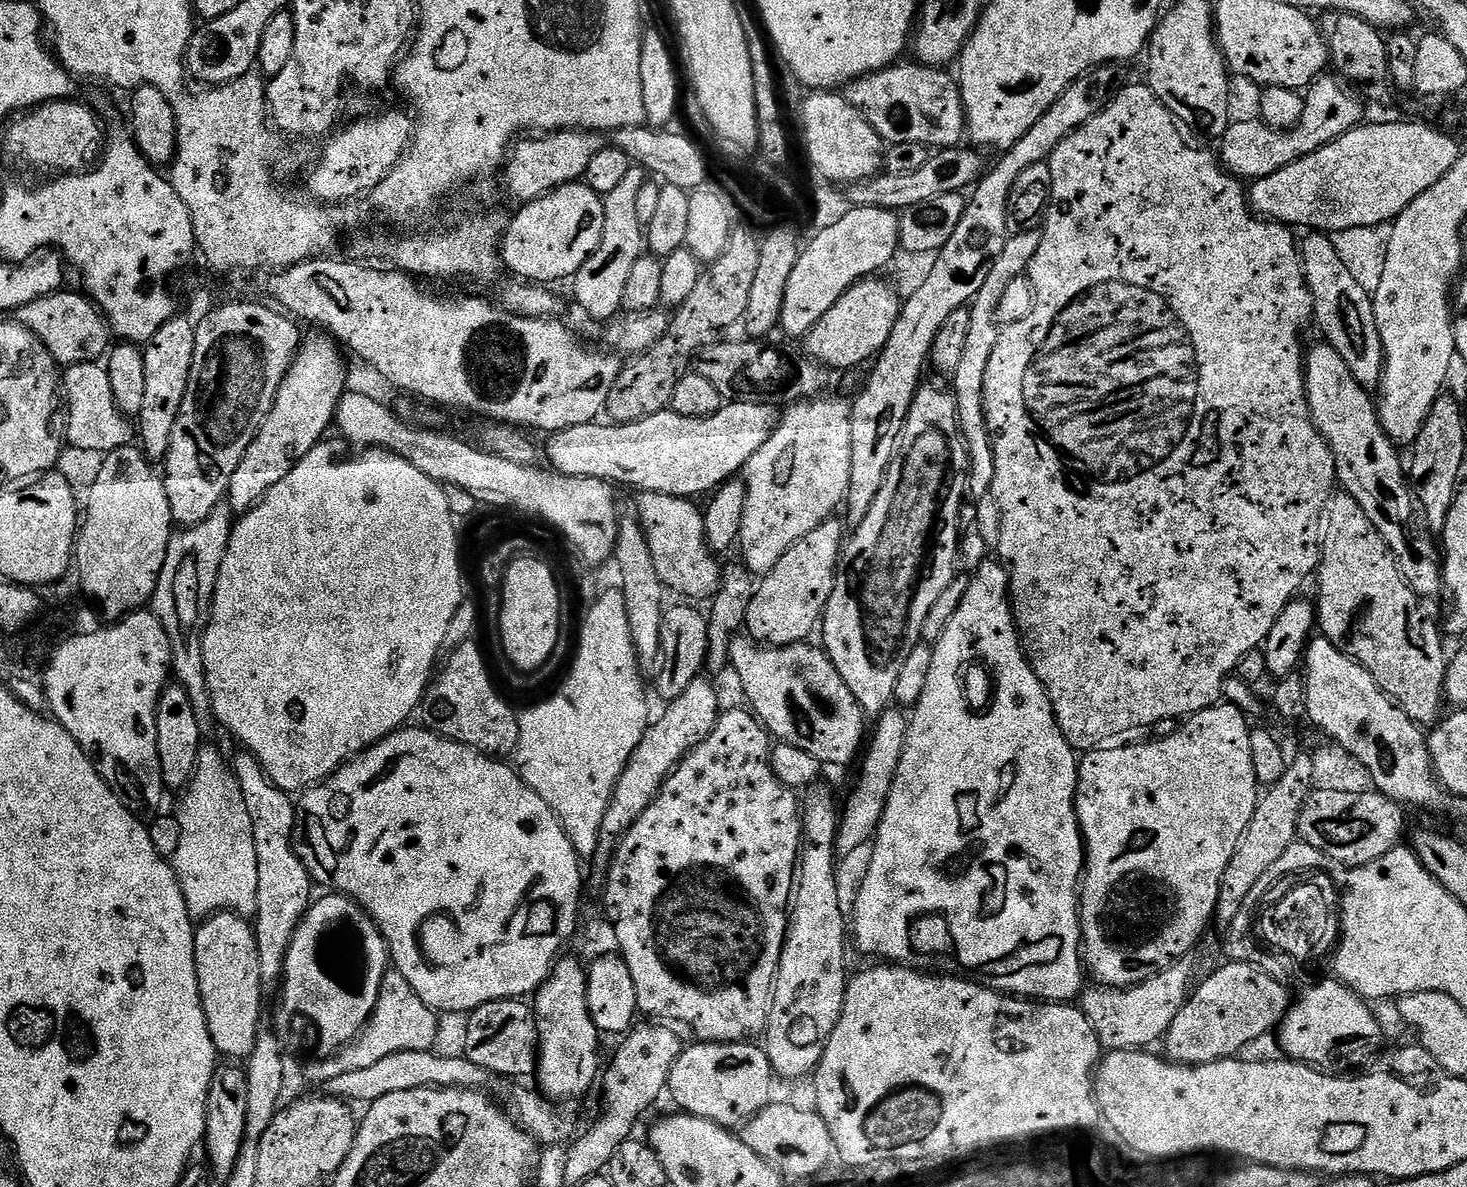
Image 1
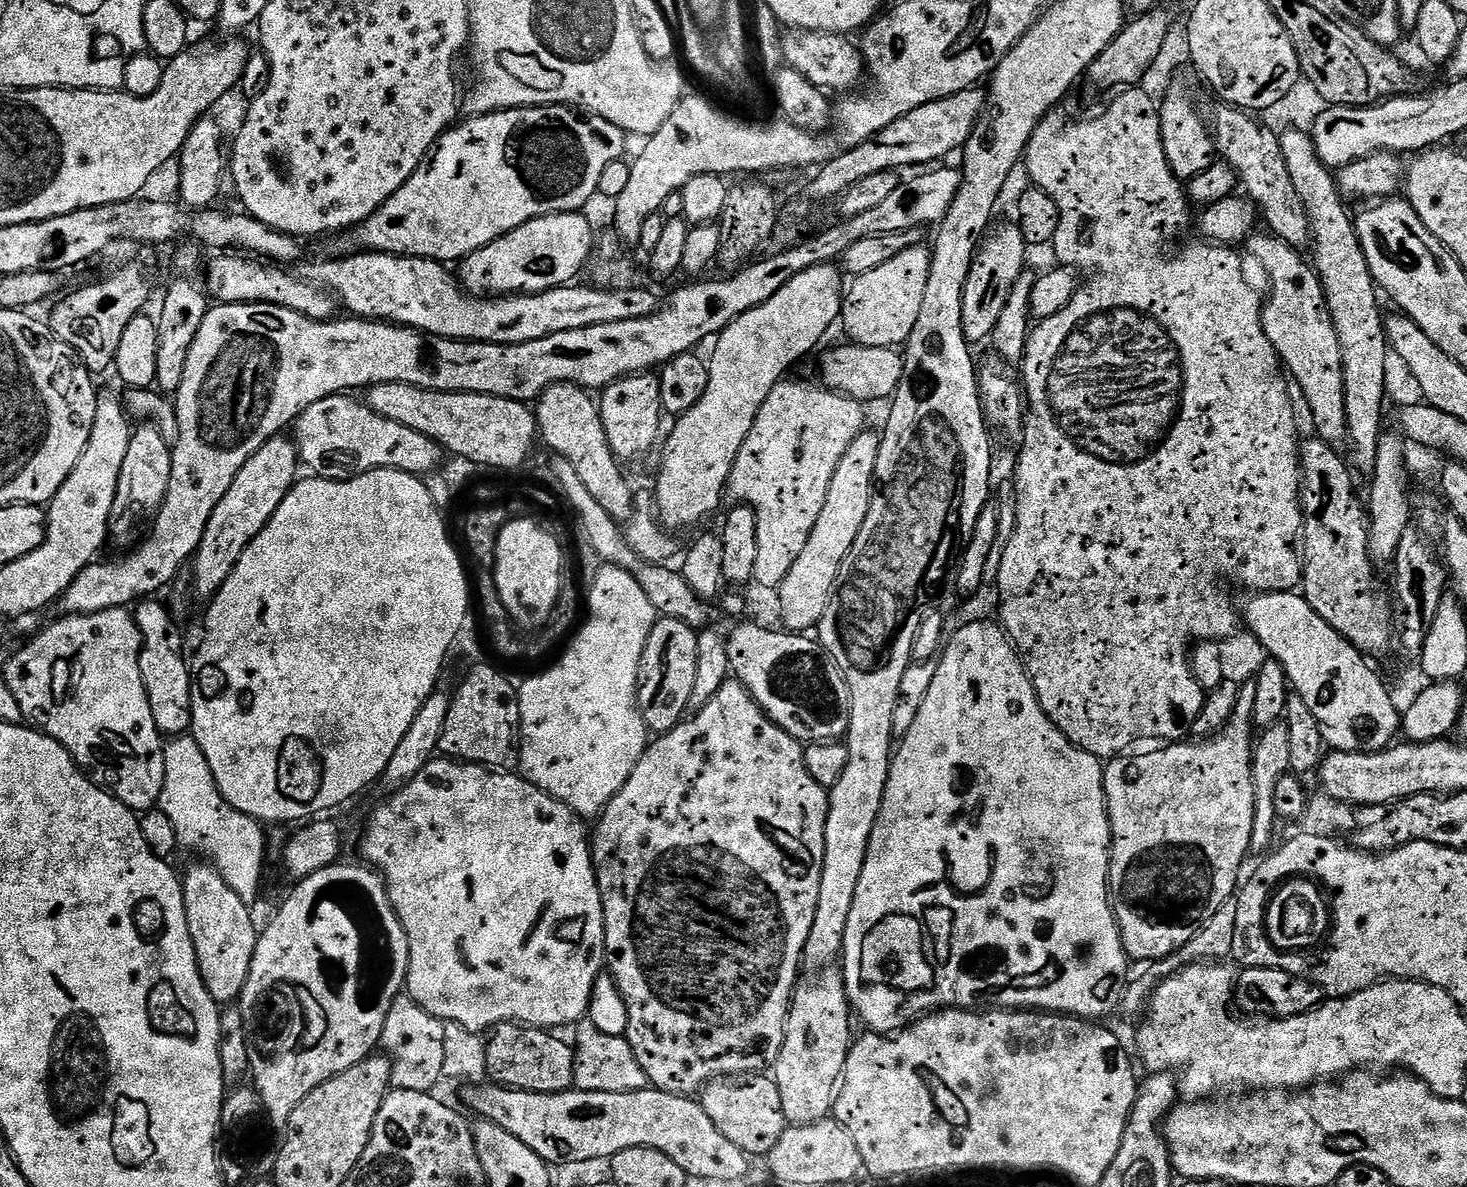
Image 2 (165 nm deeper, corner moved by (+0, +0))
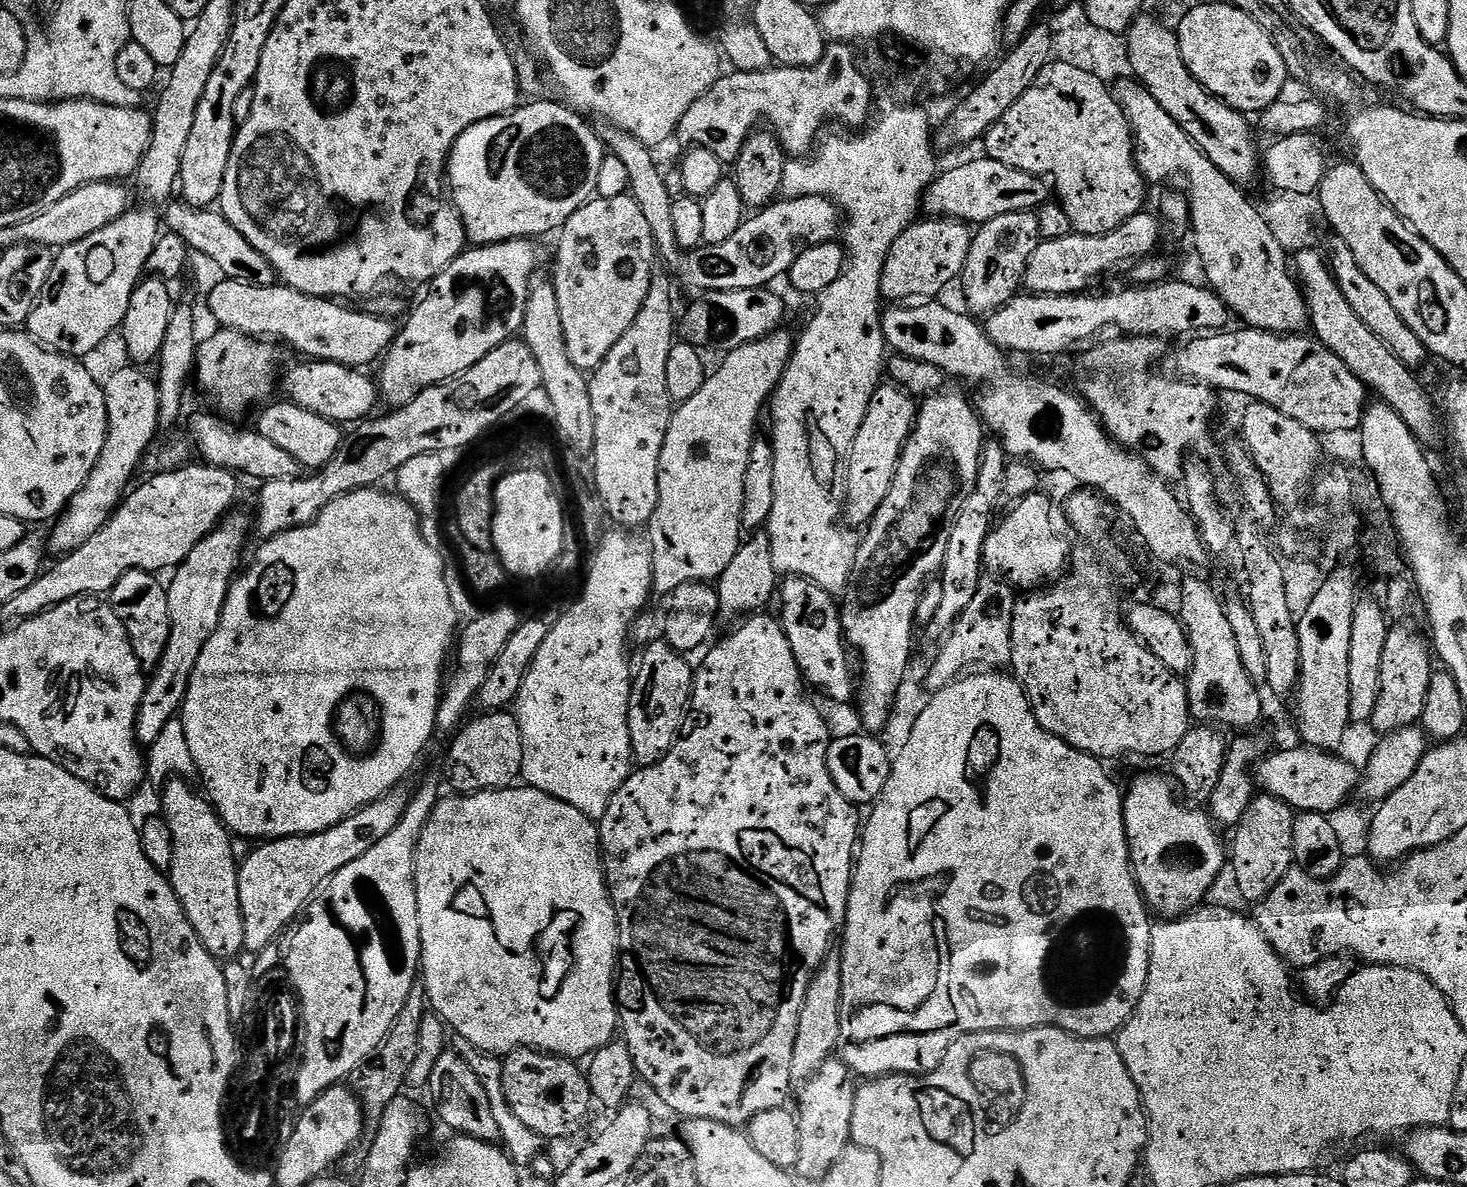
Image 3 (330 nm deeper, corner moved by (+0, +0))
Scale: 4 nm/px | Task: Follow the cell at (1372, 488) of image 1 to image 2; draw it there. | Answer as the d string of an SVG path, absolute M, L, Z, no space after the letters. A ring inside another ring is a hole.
M1256 234L1251 237L1247 241L1246 249L1248 248L1248 252L1253 256L1254 259L1260 260L1260 264L1262 267L1268 271L1268 280L1272 283L1272 289L1269 290L1268 296L1266 292L1266 299L1262 304L1262 311L1260 313L1260 321L1262 322L1262 326L1264 327L1264 333L1266 334L1266 338L1270 340L1270 346L1274 346L1274 350L1276 351L1279 363L1283 365L1286 369L1288 367L1287 375L1291 377L1294 381L1296 379L1296 384L1300 387L1300 392L1304 395L1304 400L1308 403L1308 412L1312 415L1312 424L1316 427L1315 435L1322 439L1327 444L1331 444L1333 446L1339 445L1339 440L1343 441L1345 439L1346 433L1348 431L1348 427L1346 426L1346 410L1344 409L1344 375L1342 374L1342 346L1338 346L1338 334L1334 330L1334 322L1330 318L1330 310L1326 306L1326 298L1324 297L1324 288L1320 284L1320 278L1316 274L1316 269L1313 267L1311 263L1307 259L1304 260L1299 251L1297 249L1291 248L1289 244L1286 242L1282 242L1277 236L1273 236L1271 234L1263 234L1264 236L1260 236L1261 234Z

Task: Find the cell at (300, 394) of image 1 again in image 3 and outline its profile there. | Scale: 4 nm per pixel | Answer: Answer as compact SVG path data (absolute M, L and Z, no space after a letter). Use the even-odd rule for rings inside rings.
M239 510L229 512L218 527L202 538L202 542L198 542L198 546L194 546L194 550L190 550L188 557L171 573L172 584L167 585L172 627L170 642L166 642L166 650L158 666L151 669L136 715L136 738L141 745L151 746L158 742L158 734L162 734L166 722L177 719L183 709L194 666L198 666L198 654L202 654L202 646L210 642L210 634L218 630L228 592L242 568L240 555L248 544L248 531L253 531L253 528L249 513L247 516Z

